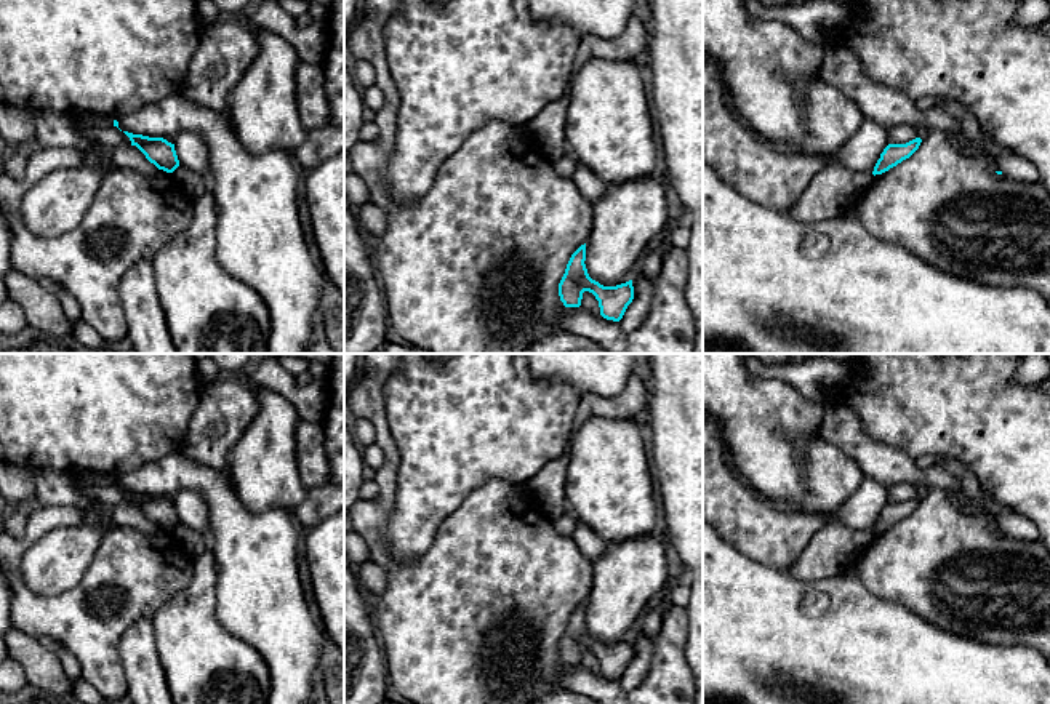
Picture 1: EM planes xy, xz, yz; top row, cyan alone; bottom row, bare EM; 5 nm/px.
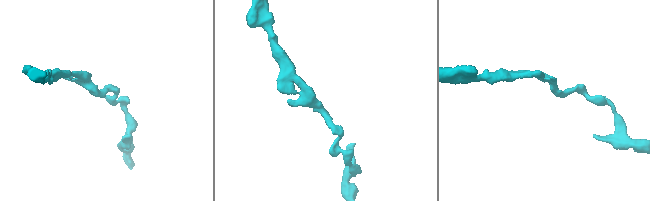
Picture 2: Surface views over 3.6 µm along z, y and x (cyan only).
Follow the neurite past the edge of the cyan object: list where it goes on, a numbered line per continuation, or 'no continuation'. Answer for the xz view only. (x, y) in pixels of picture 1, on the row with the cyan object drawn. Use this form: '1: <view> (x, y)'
no continuation

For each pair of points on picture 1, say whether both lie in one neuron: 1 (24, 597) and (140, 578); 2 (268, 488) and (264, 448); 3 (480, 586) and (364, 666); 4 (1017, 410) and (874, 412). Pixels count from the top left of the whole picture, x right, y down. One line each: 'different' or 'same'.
1: same
2: same
3: different
4: same

